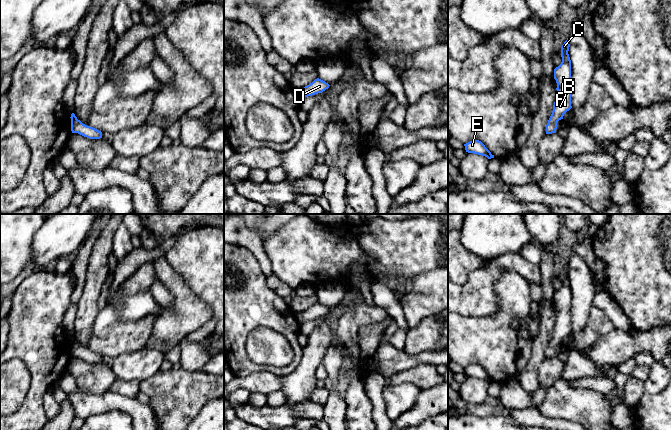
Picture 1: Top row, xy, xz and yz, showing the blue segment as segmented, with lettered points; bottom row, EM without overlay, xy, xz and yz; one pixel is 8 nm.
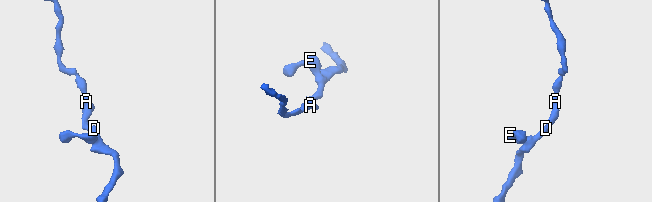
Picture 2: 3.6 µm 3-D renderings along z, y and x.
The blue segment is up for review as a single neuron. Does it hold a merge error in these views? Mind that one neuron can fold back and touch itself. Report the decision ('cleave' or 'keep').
keep

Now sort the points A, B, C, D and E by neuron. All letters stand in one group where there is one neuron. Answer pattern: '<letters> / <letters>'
A B C D E

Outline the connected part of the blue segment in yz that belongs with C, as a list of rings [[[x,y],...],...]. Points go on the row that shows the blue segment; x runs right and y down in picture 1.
[[[569,40],[564,42],[561,48],[561,64],[554,69],[554,79],[557,83],[557,93],[553,105],[552,114],[546,125],[546,134],[556,133],[557,123],[563,119],[564,114],[571,106],[571,60],[568,54]]]

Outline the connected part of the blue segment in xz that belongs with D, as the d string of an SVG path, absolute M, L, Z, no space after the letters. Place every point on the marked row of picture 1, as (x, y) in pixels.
M317 78L309 85L305 86L302 89L296 89L296 94L298 95L299 99L302 100L307 96L312 96L318 93L322 93L326 89L329 88L329 84L325 81Z

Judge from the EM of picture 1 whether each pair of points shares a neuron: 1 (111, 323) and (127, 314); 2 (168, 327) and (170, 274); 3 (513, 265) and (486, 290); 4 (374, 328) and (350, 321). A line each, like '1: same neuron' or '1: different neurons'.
1: different neurons
2: same neuron
3: same neuron
4: different neurons

